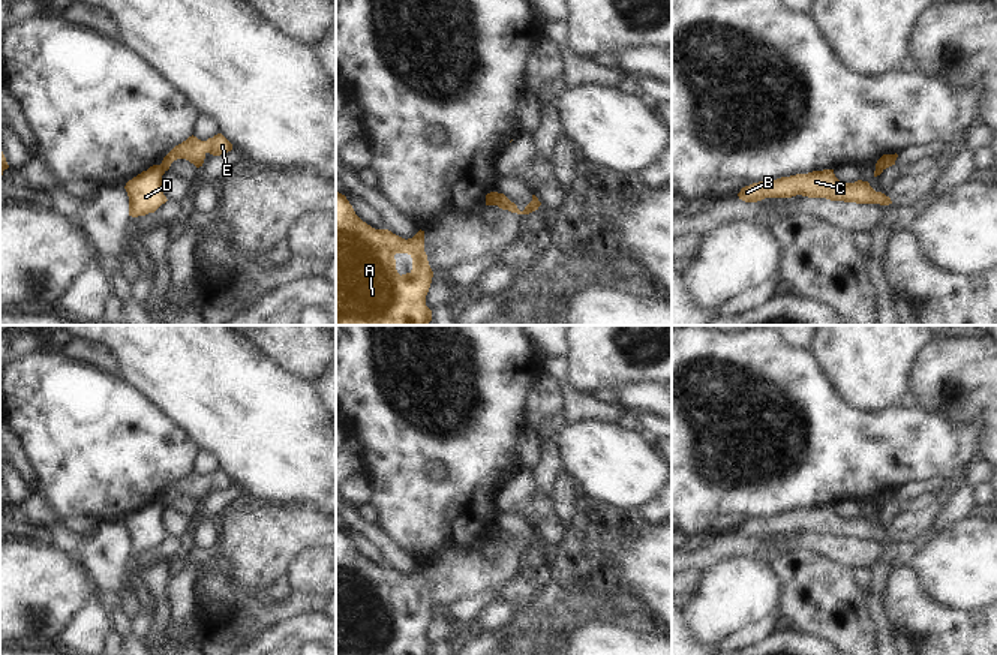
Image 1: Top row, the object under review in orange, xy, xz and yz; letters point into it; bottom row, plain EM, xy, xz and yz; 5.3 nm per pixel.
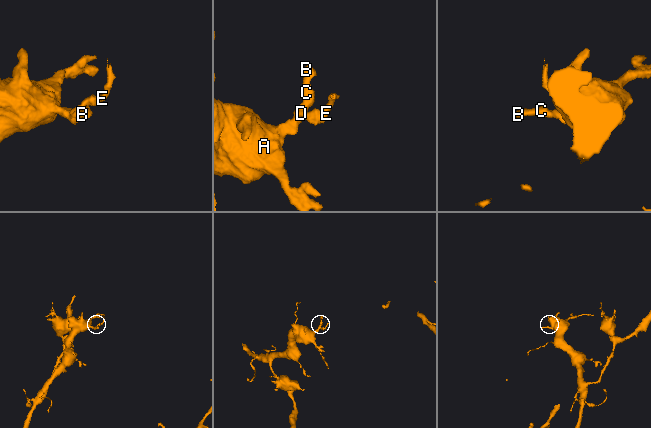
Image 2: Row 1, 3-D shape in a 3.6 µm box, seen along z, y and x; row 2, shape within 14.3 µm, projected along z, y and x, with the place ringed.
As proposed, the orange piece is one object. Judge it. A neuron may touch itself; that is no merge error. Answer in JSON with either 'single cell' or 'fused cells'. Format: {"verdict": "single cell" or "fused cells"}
{"verdict": "fused cells"}

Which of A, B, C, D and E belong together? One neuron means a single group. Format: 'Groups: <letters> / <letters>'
Groups: A B C D / E

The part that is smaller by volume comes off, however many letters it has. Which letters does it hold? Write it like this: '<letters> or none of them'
E

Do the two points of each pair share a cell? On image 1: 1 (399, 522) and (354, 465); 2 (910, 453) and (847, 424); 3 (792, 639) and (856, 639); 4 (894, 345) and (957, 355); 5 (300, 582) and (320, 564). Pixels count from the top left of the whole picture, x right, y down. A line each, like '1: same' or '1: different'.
1: different
2: same
3: different
4: different
5: same

